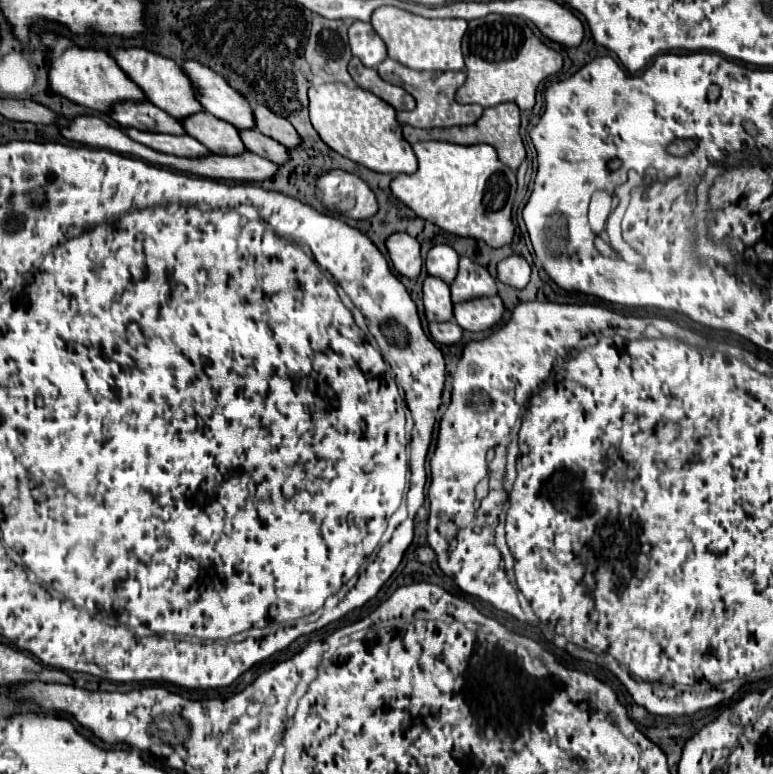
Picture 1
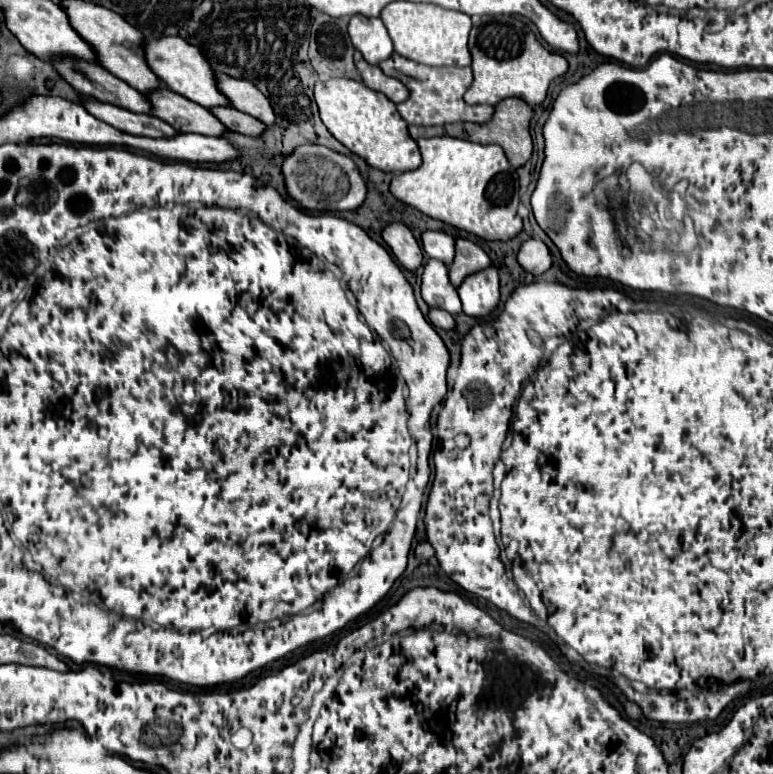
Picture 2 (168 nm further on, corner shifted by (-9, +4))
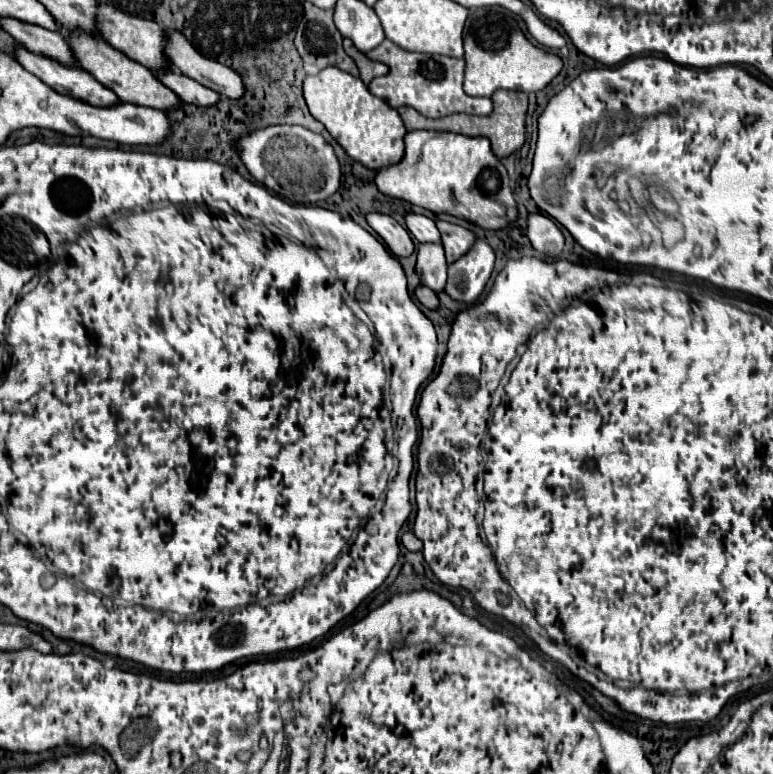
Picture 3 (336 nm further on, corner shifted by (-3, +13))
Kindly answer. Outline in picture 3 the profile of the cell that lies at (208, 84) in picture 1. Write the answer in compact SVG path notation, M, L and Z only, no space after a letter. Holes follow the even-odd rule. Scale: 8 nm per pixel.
M97 4L97 32L101 34L103 40L107 40L113 48L117 48L119 52L123 52L125 56L129 56L131 60L147 66L149 70L157 72L161 68L167 68L167 58L163 56L163 44L165 44L165 30L153 22L153 20L145 20L139 16L131 16L125 14L119 8L113 8L109 4Z

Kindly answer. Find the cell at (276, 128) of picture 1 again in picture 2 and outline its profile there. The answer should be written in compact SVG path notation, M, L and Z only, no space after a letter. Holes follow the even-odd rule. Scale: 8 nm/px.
M217 73L217 85L219 85L221 93L227 95L233 109L239 109L247 115L253 115L255 119L263 121L269 127L275 125L275 113L273 113L269 99L253 83Z

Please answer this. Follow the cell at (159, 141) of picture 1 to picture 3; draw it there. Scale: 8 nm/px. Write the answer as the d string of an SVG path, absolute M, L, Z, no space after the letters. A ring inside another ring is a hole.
M15 44L15 60L27 72L35 74L41 82L45 82L59 94L75 96L75 98L81 98L81 100L85 100L89 104L97 104L97 106L111 106L111 104L119 102L115 92L111 92L109 88L99 84L91 74L87 74L81 68L65 66L53 58L47 58L47 56L41 56L35 52L27 52L27 48L23 48L21 44Z

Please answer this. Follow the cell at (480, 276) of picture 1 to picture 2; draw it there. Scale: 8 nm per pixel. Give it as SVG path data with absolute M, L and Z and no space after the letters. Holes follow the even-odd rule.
M469 239L455 241L455 261L449 267L449 277L453 287L459 287L465 277L479 273L487 267L491 267L491 259L479 245L475 245Z

